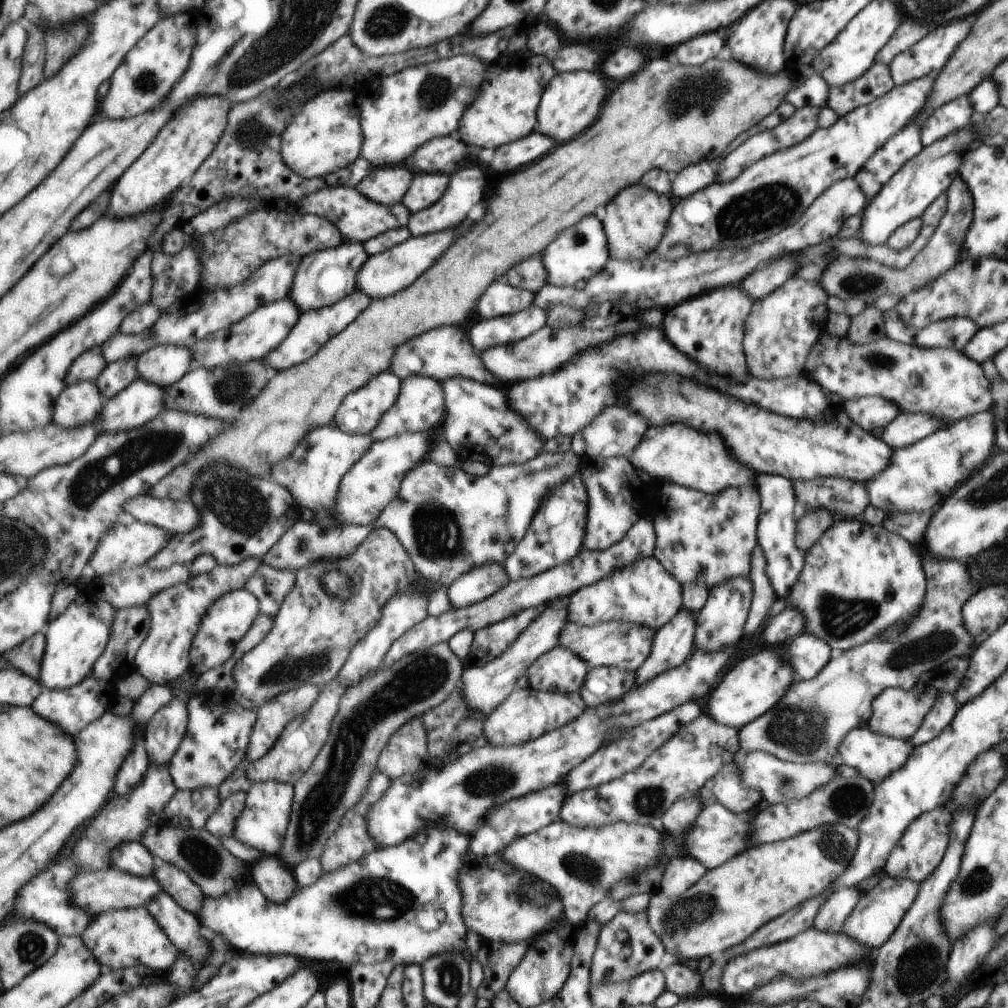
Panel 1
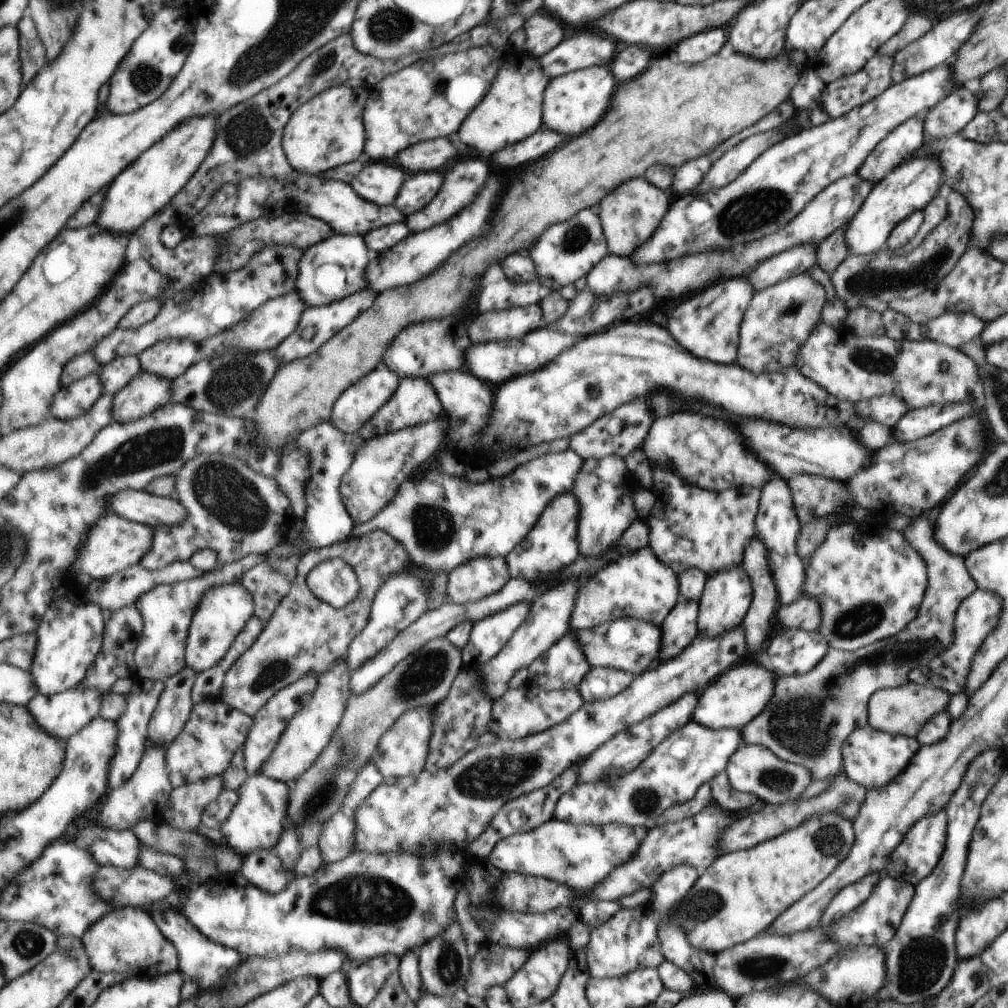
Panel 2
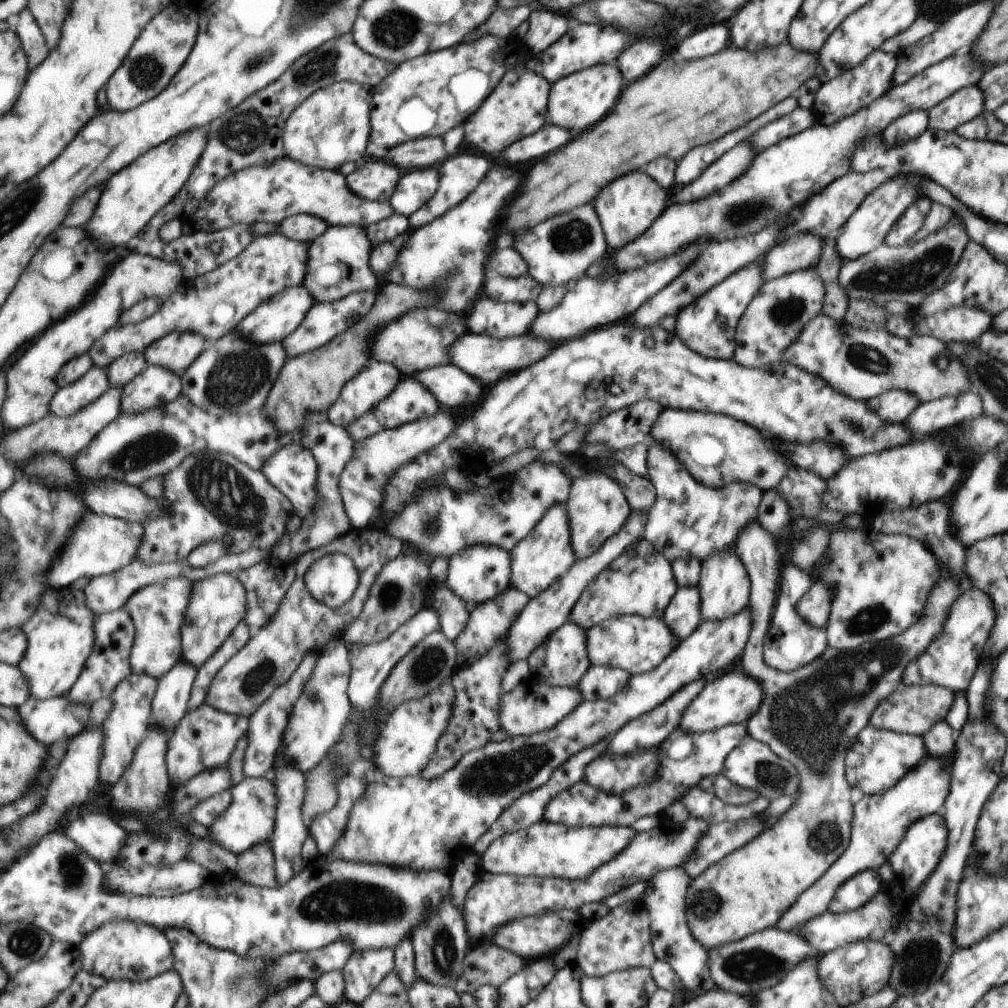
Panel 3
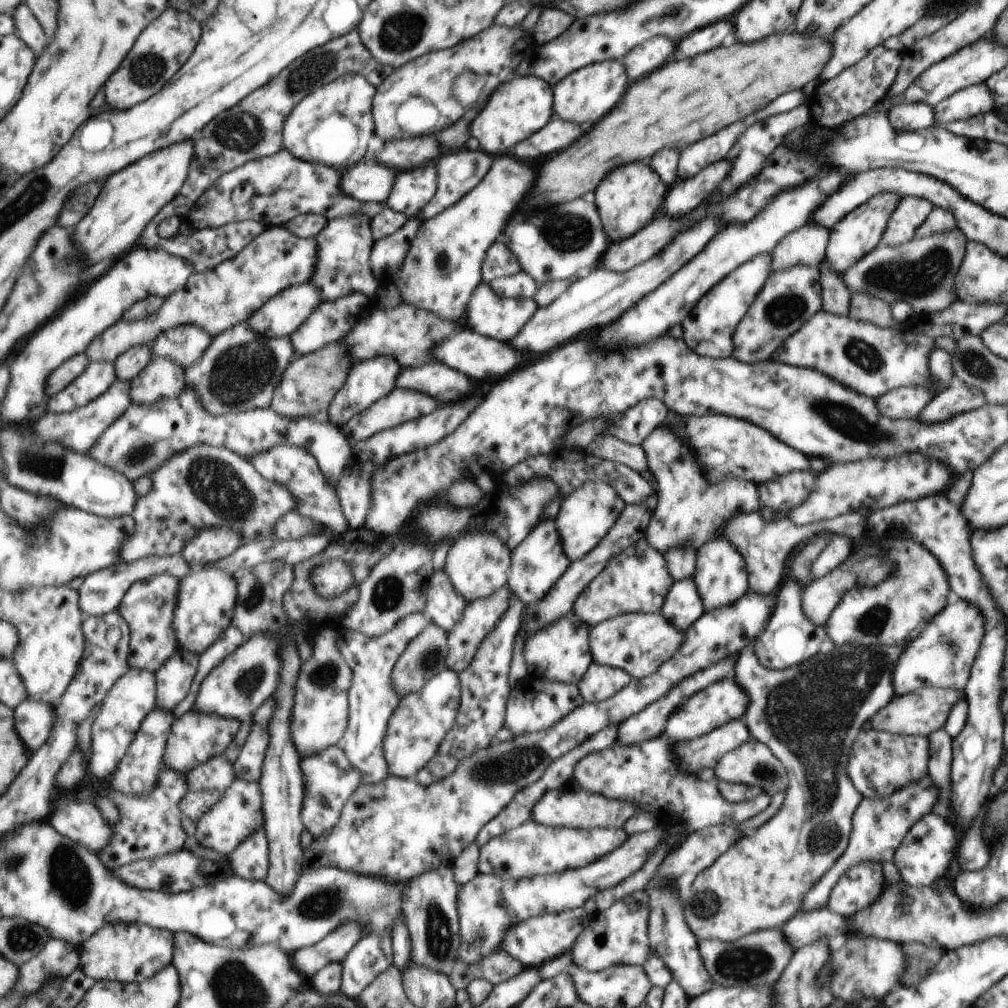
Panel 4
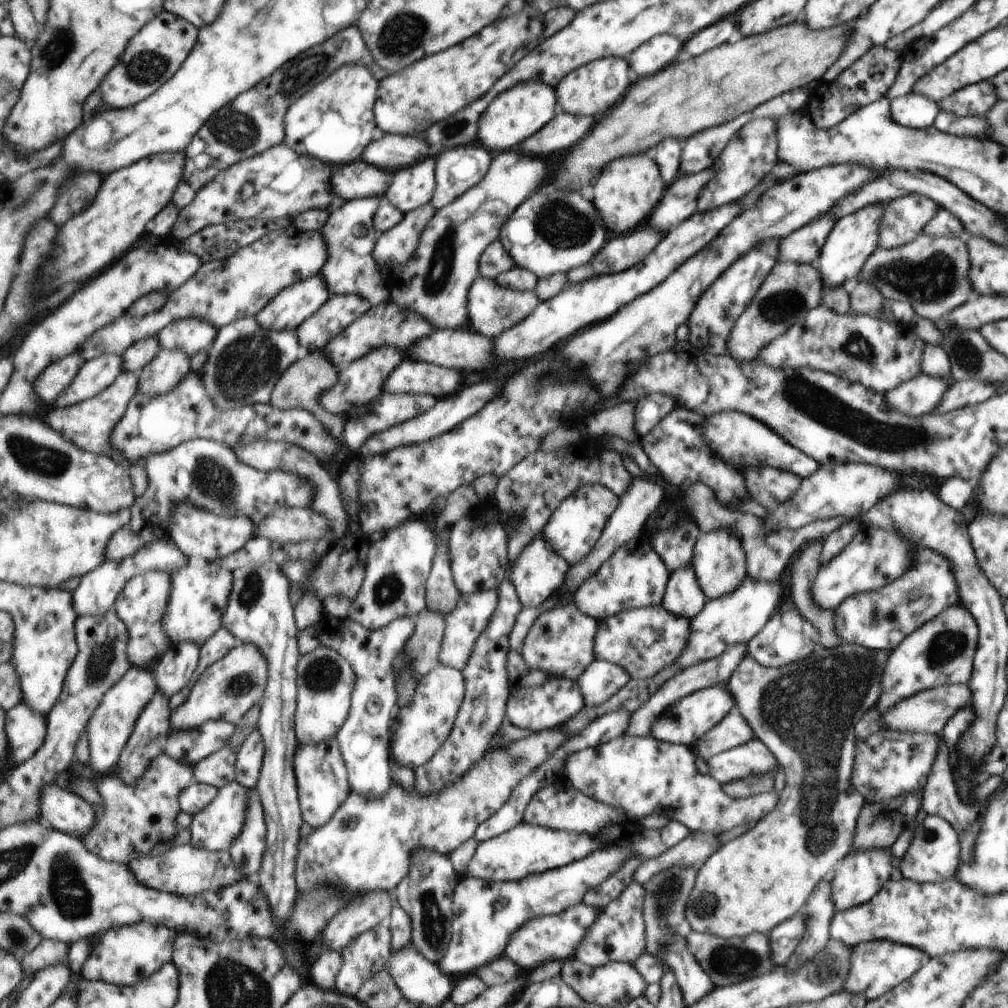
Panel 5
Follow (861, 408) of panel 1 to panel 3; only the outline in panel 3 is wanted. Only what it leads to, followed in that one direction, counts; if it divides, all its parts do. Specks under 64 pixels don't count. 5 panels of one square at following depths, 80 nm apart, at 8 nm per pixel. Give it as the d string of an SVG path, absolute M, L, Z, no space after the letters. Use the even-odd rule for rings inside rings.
M891 389L867 399L864 403L881 420L901 423L907 420L912 410L919 404L919 400L907 391Z

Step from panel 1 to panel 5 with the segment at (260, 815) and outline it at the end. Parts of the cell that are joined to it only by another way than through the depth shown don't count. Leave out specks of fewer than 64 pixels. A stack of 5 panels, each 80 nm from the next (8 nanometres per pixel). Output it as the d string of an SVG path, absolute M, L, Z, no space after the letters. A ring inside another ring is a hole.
M237 780L221 787L215 800L205 810L192 816L193 819L188 828L193 846L210 851L229 851L232 844L242 835L248 813L250 790L253 789L244 787Z

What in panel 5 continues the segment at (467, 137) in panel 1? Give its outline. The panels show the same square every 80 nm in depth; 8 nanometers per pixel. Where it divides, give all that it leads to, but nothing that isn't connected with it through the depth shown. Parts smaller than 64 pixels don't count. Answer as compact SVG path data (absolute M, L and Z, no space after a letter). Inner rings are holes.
M539 80L520 82L513 85L511 89L499 93L487 106L487 110L479 118L476 142L494 153L518 149L521 141L527 140L533 133L548 124L555 111L557 108L554 87Z

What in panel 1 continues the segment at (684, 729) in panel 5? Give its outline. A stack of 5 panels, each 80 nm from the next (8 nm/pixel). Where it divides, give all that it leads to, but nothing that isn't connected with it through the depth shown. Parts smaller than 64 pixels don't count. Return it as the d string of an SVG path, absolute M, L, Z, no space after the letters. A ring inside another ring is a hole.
M774 648L763 650L763 652L760 651L755 656L743 658L739 664L735 664L719 680L711 694L707 696L709 700L704 705L707 710L703 710L703 712L712 719L715 719L719 724L729 725L739 730L743 725L747 725L748 722L755 722L756 718L759 718L762 714L767 713L769 709L772 709L780 701L780 698L788 692L788 688L797 681L795 680L795 676L792 666L784 663L781 657L778 658L778 654Z

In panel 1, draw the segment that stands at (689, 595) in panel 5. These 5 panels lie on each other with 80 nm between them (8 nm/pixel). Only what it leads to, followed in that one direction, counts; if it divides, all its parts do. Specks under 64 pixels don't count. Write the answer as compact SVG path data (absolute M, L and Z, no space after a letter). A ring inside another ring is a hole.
M681 609L663 628L653 636L651 654L635 672L635 686L648 683L658 674L670 668L681 666L692 654L695 643L695 617L691 612Z

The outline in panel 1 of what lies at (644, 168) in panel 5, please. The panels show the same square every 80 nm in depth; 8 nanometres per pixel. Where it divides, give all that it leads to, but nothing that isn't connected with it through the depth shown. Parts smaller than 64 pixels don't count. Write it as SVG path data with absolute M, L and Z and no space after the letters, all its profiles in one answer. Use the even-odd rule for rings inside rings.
M641 186L625 188L621 194L617 194L617 198L613 198L613 202L609 202L609 206L605 206L605 216L602 220L612 258L641 260L653 253L656 246L660 245L671 214L669 198L659 196L655 191Z

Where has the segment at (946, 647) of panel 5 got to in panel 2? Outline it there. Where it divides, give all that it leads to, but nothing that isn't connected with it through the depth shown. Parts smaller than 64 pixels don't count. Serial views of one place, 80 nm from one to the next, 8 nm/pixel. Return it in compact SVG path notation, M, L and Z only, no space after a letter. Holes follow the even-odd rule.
M975 589L965 602L961 602L961 610L956 610L954 618L954 640L949 648L939 657L933 658L923 667L918 667L909 672L909 682L918 685L936 687L945 691L949 696L961 692L964 682L967 681L969 669L971 669L972 658L981 644L987 640L989 632L996 628L1002 614L1002 600L987 589Z

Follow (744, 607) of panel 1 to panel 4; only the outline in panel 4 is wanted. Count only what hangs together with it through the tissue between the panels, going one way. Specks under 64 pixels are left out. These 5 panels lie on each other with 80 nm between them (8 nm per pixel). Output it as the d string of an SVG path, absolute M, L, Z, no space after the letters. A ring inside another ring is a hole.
M721 536L709 542L709 546L699 548L696 552L696 570L692 581L696 583L700 598L703 600L704 612L733 605L748 592L747 564L739 550L733 548L730 540Z

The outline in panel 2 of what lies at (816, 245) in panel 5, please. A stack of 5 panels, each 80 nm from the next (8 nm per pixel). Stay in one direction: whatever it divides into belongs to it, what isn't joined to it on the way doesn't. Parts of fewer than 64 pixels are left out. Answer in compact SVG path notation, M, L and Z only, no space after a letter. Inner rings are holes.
M813 245L794 246L761 261L746 278L751 280L754 291L762 291L786 278L805 273L815 264L816 252Z

